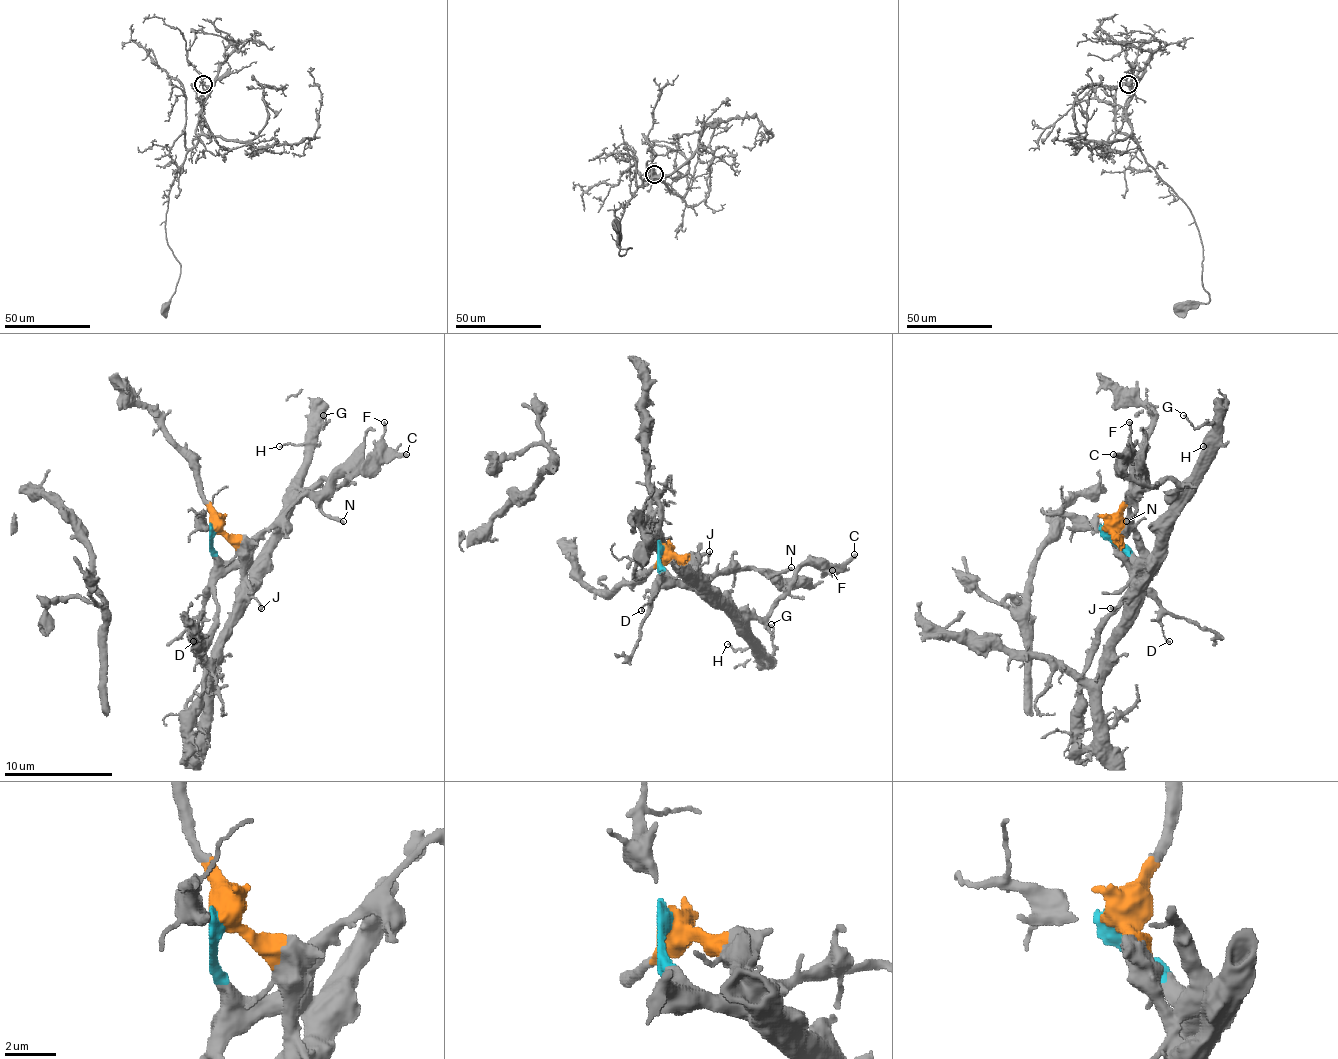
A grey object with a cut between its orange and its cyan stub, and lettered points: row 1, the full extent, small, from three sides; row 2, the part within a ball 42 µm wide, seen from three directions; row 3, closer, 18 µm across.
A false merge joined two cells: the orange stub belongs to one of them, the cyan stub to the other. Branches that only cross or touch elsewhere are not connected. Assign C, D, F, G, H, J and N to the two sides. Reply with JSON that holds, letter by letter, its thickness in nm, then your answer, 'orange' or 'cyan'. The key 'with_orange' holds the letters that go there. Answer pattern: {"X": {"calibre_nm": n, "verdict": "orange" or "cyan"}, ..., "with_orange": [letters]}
{"C": {"calibre_nm": 300, "verdict": "orange"}, "D": {"calibre_nm": 130, "verdict": "cyan"}, "F": {"calibre_nm": 180, "verdict": "orange"}, "G": {"calibre_nm": 130, "verdict": "orange"}, "H": {"calibre_nm": 110, "verdict": "orange"}, "J": {"calibre_nm": 180, "verdict": "orange"}, "N": {"calibre_nm": 240, "verdict": "cyan"}, "with_orange": ["C", "F", "G", "H", "J"]}

